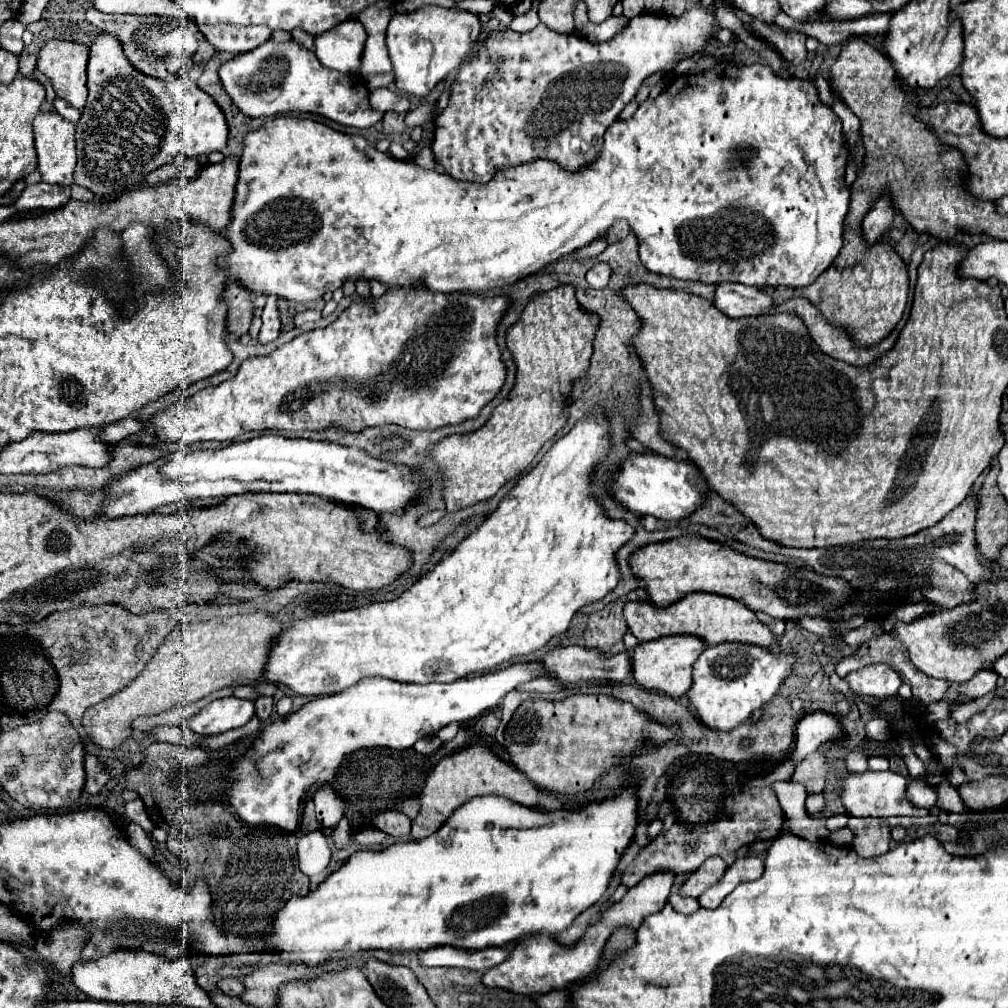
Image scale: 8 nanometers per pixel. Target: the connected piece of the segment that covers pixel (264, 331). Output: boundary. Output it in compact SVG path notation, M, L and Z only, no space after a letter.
M268 297L264 313L262 313L262 329L258 333L258 343L262 343L262 345L272 343L280 333L280 319L278 319L276 301L278 301L278 297Z

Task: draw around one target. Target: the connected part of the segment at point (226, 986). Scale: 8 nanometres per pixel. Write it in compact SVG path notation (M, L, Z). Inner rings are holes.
M222 979L218 983L218 987L220 987L222 993L226 993L230 997L240 997L244 993L244 985L242 985L240 979Z

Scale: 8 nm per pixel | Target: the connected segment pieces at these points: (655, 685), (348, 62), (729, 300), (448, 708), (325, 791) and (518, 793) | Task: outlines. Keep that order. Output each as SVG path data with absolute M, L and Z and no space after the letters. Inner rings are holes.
M662 637L656 641L640 643L630 655L634 681L644 689L662 691L670 697L682 697L692 685L692 665L704 647L704 641L698 637Z
M350 19L316 35L314 39L314 53L318 61L328 67L348 75L358 75L360 59L364 51L366 31L360 21Z
M720 283L716 287L714 305L728 317L752 317L768 313L774 307L774 297L768 291L756 287Z
M516 663L496 673L478 675L472 679L460 679L454 683L428 683L428 685L416 685L416 683L398 683L386 677L364 677L364 681L358 681L352 685L352 689L344 689L340 693L318 697L298 711L290 713L288 717L268 723L260 735L254 739L254 745L242 753L234 763L230 771L232 785L222 791L222 797L228 805L234 807L234 813L248 825L274 825L284 831L296 831L298 827L298 811L300 803L306 797L306 793L314 785L324 785L330 779L334 779L336 771L342 765L342 759L346 759L350 753L370 747L390 747L390 749L408 749L418 739L434 735L438 729L446 727L448 723L460 723L476 719L480 713L494 709L494 705L510 691L516 689L516 685L526 683L530 679L544 677L544 671L538 663Z
M320 787L314 793L312 801L316 805L316 819L322 825L322 829L334 829L344 815L346 805L342 797L332 787Z
M478 741L468 749L444 757L434 767L420 793L422 811L412 821L412 839L430 837L446 823L446 819L452 815L454 809L470 801L472 797L480 797L480 795L500 795L520 805L526 805L530 809L540 809L540 797L534 783L518 769L512 769L508 763L500 761L484 741Z

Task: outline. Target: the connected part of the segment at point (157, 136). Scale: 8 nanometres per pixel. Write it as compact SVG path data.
M96 35L90 45L88 93L88 103L76 127L78 163L74 183L100 199L140 187L150 171L178 155L208 155L226 145L228 125L210 95L188 77L166 83L136 71L124 59L122 45L114 35Z

